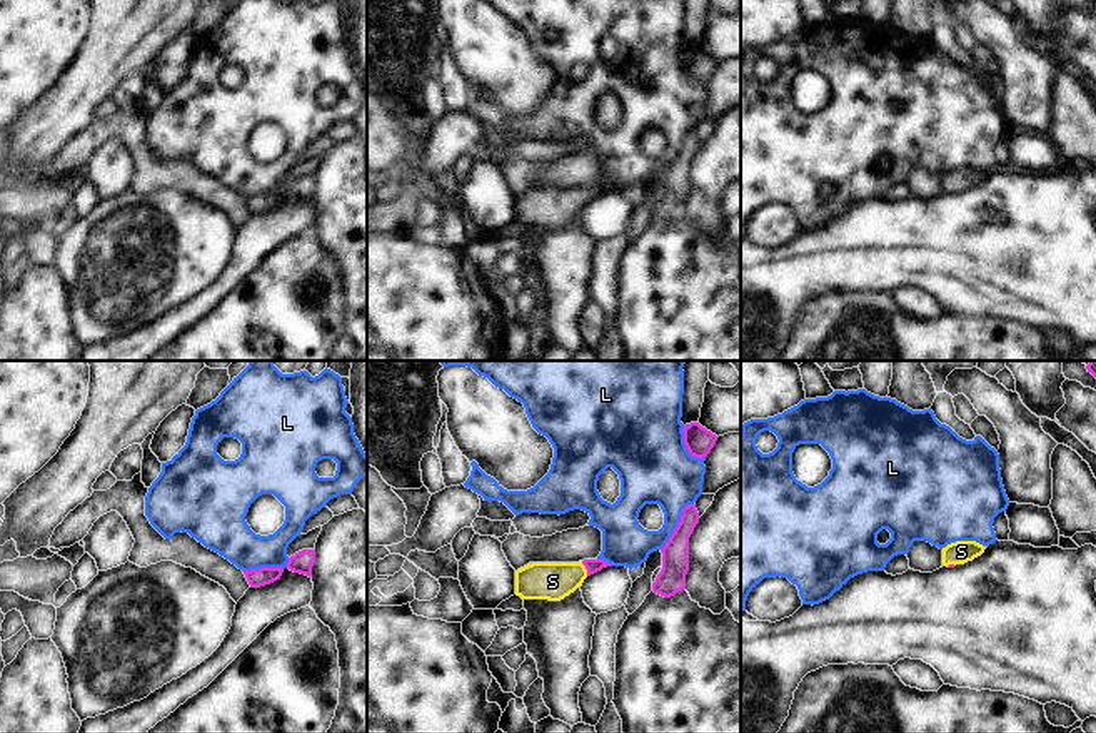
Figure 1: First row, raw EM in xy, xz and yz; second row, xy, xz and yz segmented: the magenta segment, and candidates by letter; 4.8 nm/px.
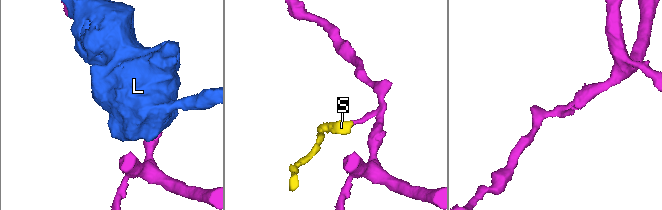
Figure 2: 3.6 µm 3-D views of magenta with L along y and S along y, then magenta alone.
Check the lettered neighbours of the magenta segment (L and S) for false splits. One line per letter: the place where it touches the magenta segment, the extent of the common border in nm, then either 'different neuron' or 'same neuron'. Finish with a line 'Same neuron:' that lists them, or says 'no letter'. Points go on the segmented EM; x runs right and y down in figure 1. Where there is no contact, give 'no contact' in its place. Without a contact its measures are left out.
L: meets magenta in xz at (678, 525); contact 280 nm long; different neuron
S: meets magenta in xz at (586, 568); contact 80 nm long; same neuron
Same neuron: S

